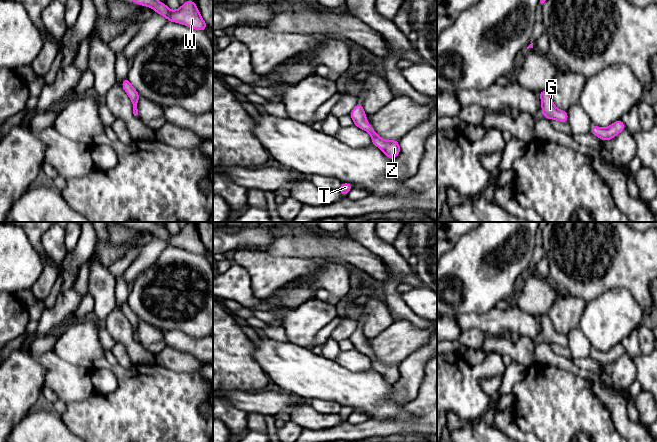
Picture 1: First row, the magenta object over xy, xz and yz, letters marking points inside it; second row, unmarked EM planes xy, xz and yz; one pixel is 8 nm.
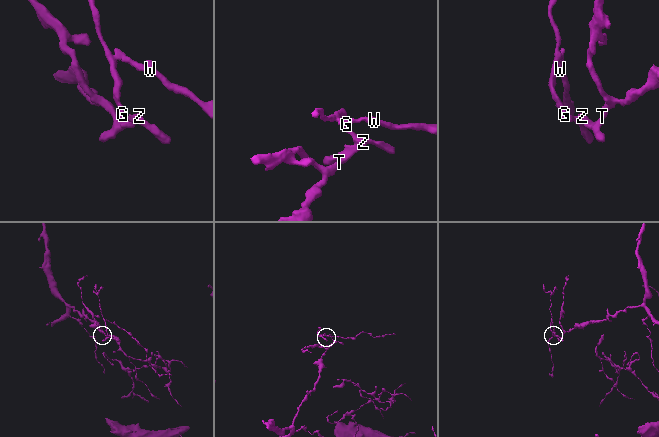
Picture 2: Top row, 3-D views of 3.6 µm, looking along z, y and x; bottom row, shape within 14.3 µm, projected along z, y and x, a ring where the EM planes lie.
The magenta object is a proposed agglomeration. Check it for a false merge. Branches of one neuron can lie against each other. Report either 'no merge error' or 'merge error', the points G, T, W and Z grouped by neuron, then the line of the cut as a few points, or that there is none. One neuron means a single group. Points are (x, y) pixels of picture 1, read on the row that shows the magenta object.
no merge error | G T W Z | no cut

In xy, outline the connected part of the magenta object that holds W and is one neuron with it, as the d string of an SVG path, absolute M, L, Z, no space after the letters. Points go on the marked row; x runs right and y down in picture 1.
M134 0L137 5L149 6L170 22L181 23L196 30L205 31L208 25L202 19L196 3L187 0L179 9L171 11L165 3L158 0Z

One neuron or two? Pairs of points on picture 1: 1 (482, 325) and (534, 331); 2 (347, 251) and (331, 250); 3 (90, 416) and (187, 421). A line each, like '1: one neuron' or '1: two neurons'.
1: one neuron
2: one neuron
3: one neuron

